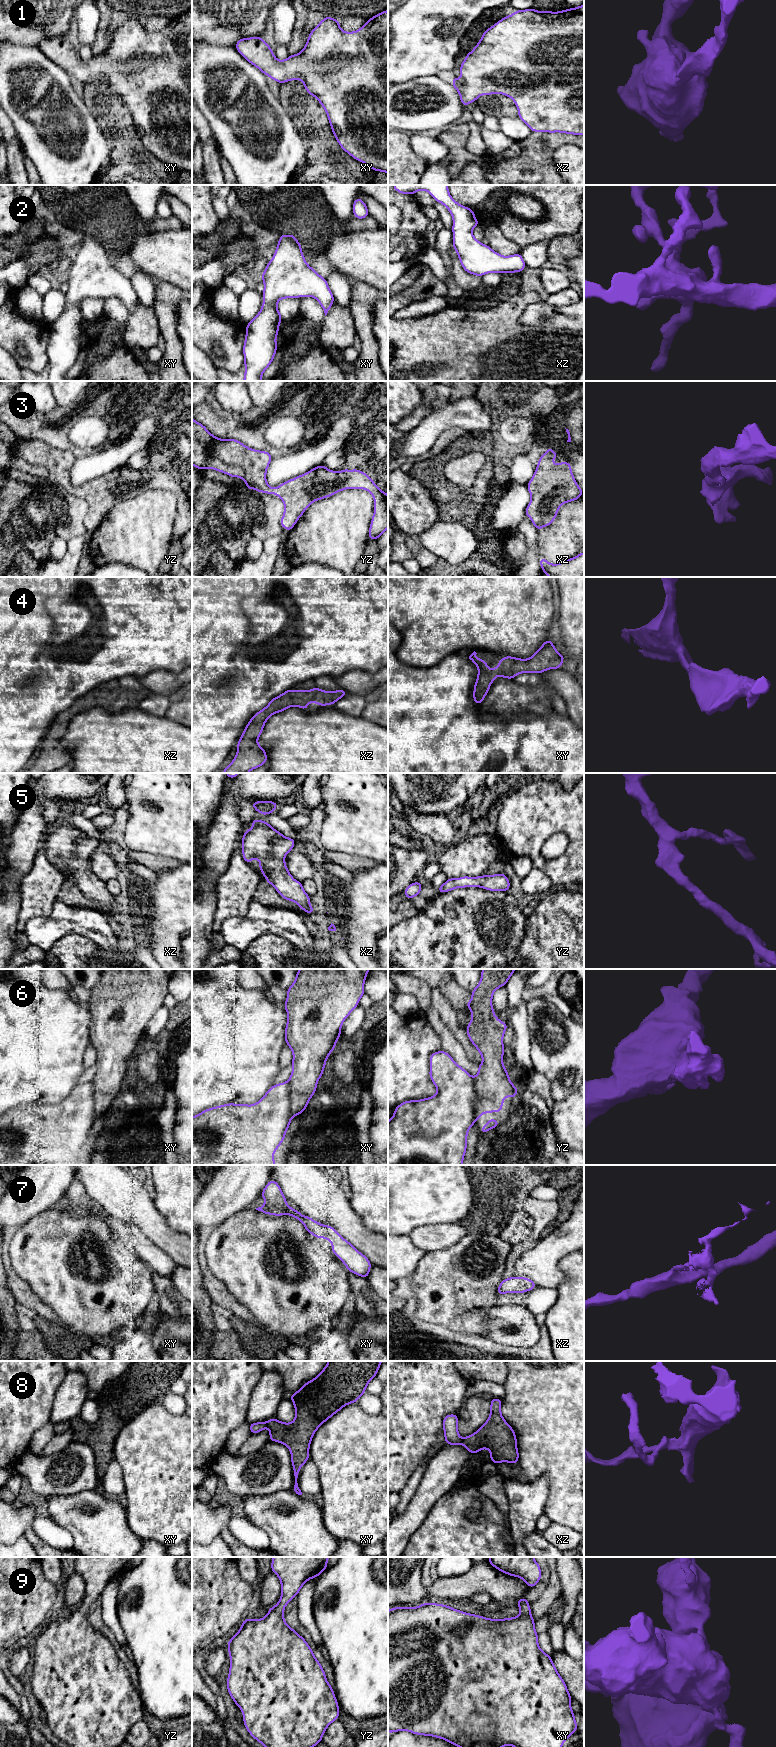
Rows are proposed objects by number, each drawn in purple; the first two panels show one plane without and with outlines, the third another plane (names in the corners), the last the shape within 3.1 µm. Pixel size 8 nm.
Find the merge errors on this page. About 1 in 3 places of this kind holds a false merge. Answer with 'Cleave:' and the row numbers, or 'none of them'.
Cleave: 8

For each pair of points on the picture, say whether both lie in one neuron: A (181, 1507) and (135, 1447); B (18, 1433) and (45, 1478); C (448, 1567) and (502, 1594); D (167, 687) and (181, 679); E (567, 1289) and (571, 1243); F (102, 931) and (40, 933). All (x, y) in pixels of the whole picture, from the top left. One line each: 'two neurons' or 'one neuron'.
A: one neuron
B: two neurons
C: two neurons
D: one neuron
E: two neurons
F: one neuron

